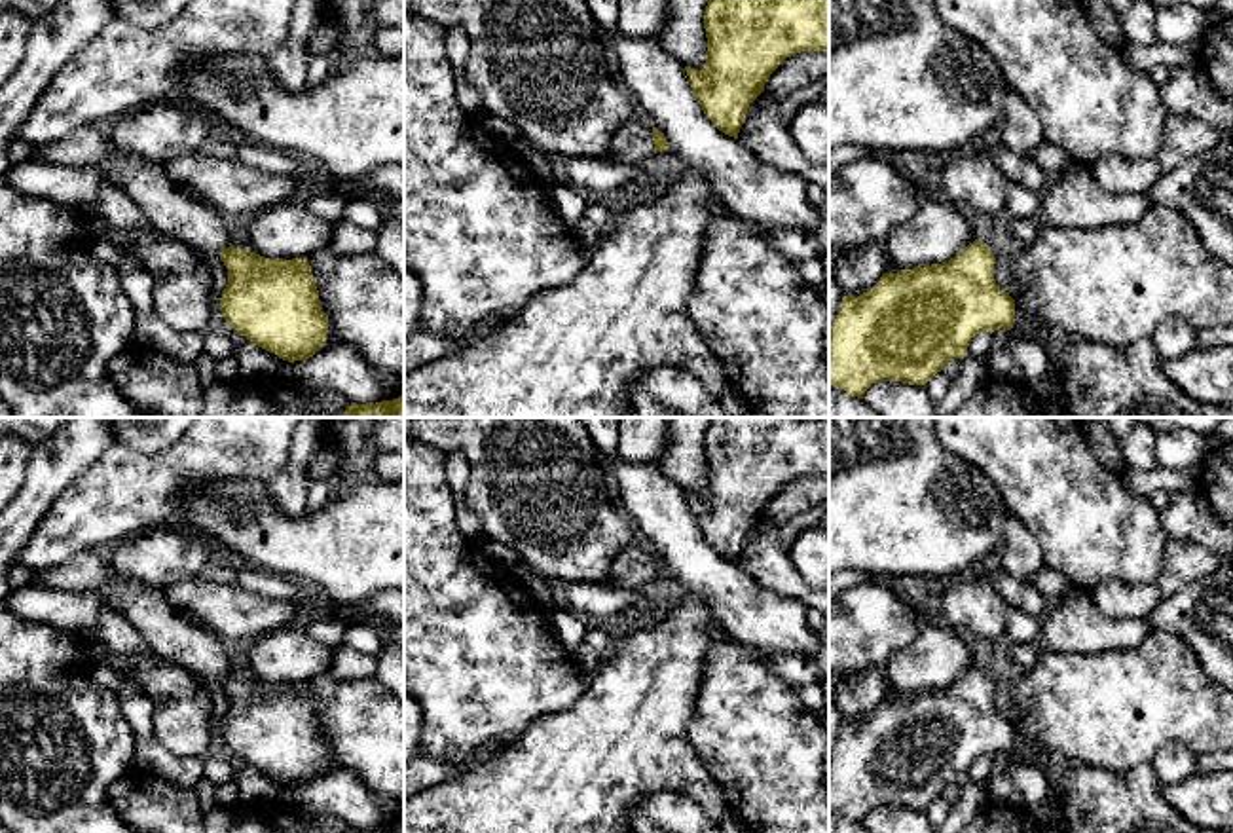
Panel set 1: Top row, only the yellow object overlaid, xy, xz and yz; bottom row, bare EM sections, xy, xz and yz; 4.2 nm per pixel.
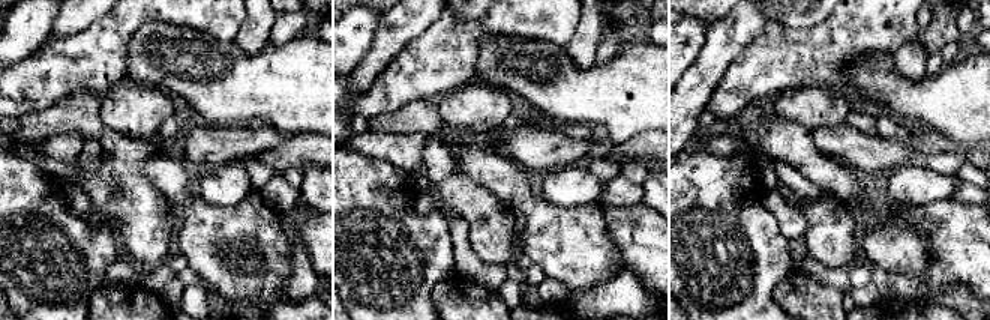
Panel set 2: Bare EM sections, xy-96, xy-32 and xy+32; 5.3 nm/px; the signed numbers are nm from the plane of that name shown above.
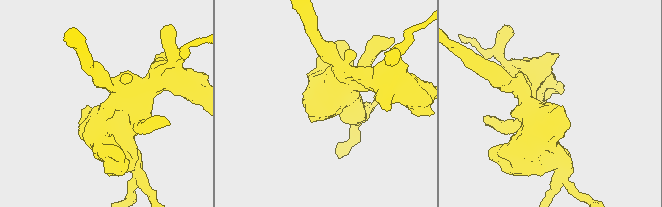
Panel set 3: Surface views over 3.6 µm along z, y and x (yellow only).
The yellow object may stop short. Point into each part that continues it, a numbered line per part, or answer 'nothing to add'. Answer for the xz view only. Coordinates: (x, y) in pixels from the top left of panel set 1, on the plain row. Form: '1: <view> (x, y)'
1: xz (632, 568)

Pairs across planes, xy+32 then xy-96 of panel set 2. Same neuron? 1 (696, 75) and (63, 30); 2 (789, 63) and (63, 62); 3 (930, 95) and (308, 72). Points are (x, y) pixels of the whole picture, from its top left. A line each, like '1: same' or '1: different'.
1: same
2: same
3: same

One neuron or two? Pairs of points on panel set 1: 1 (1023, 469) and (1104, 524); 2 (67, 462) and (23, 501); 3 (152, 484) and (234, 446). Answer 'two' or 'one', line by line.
1: one
2: one
3: one

